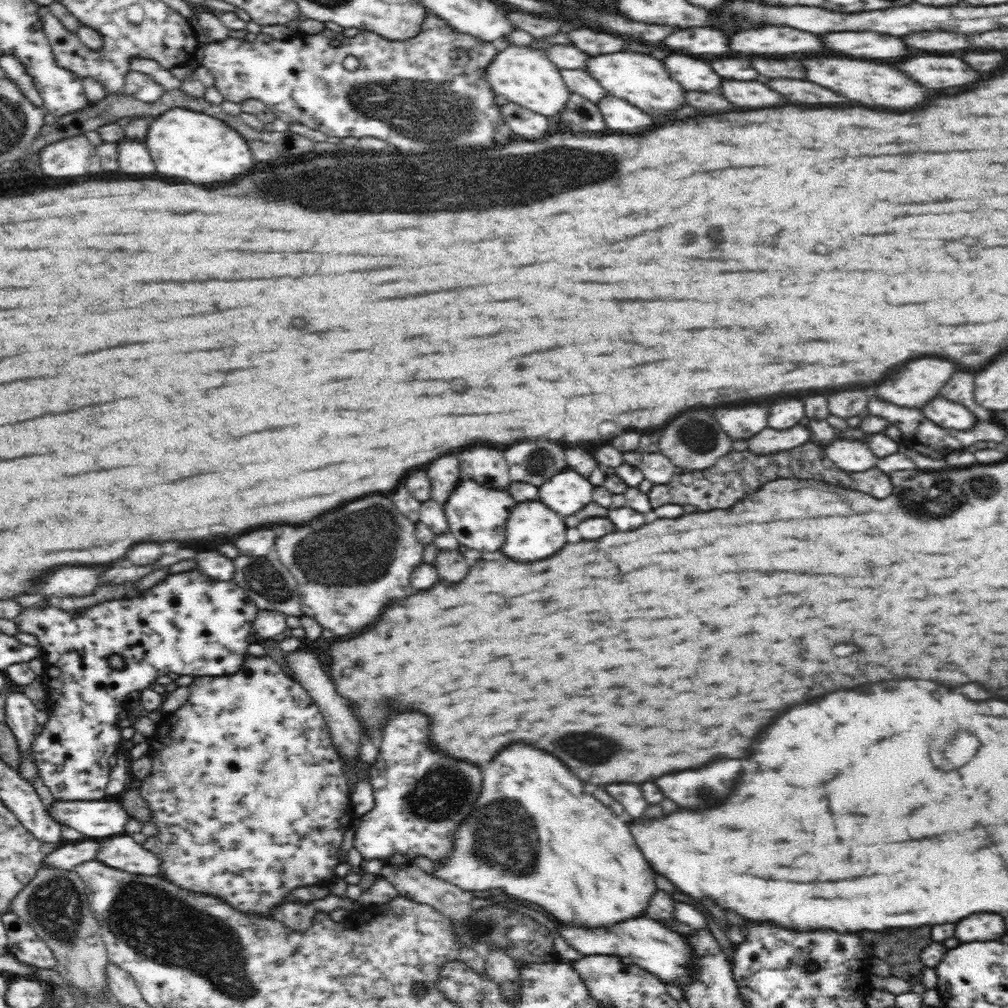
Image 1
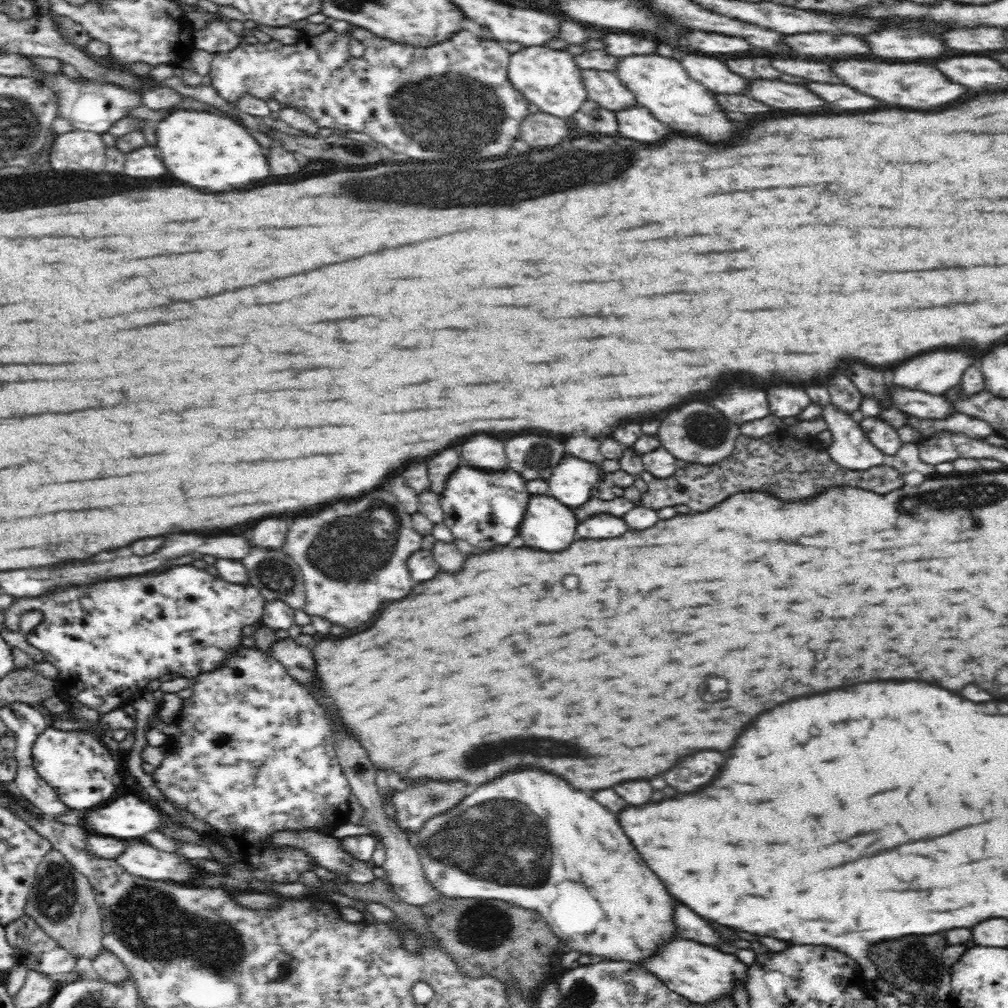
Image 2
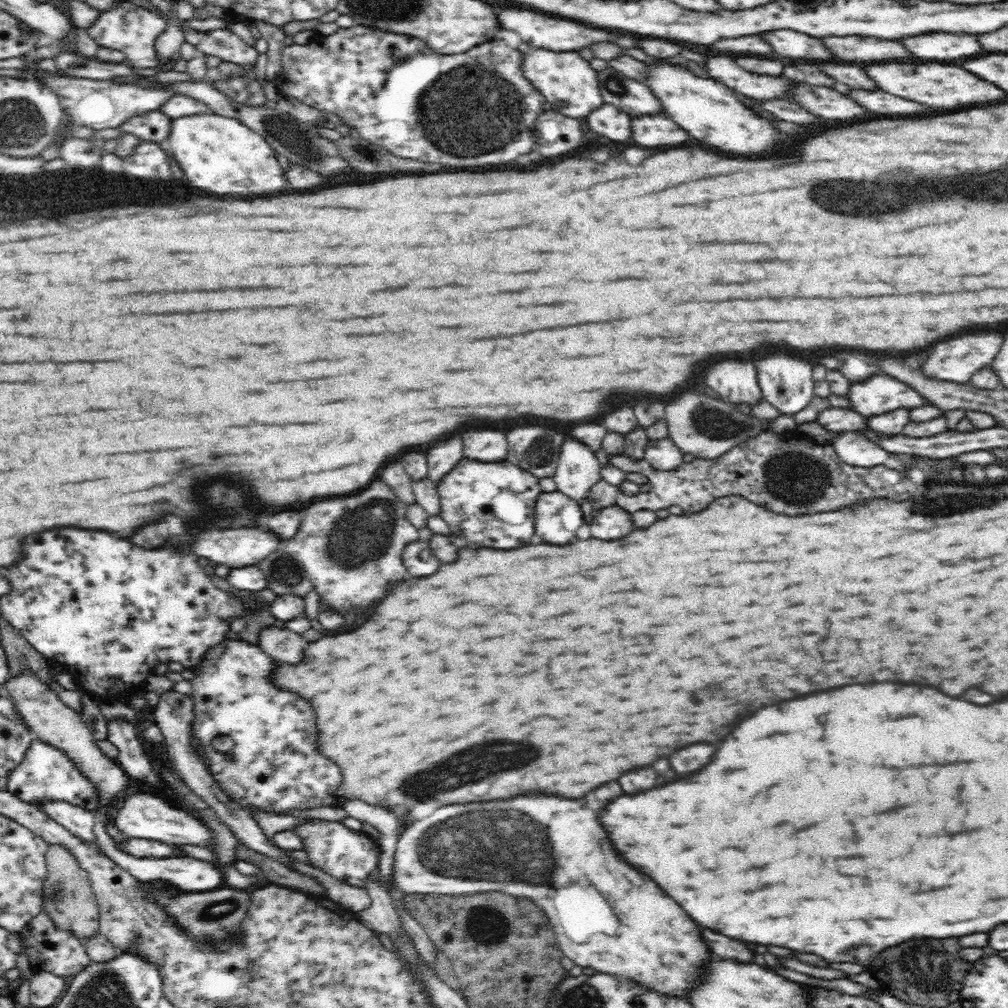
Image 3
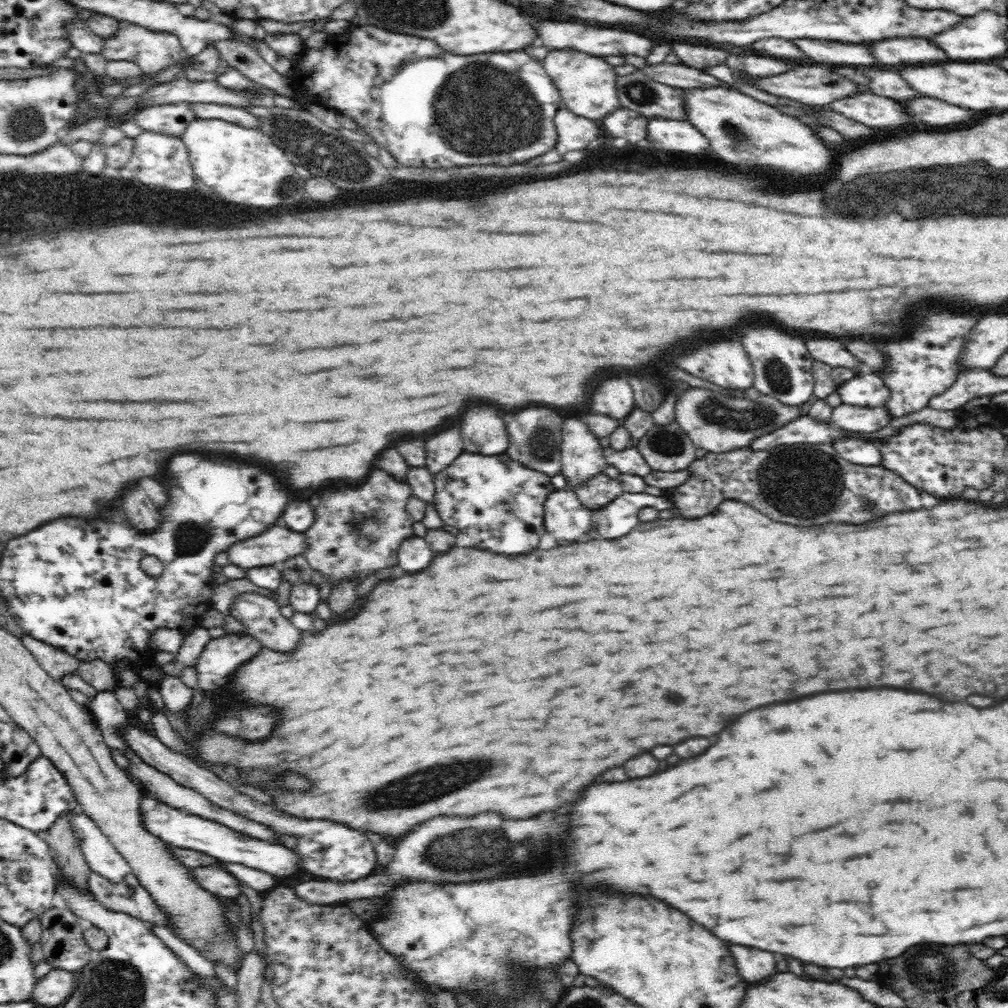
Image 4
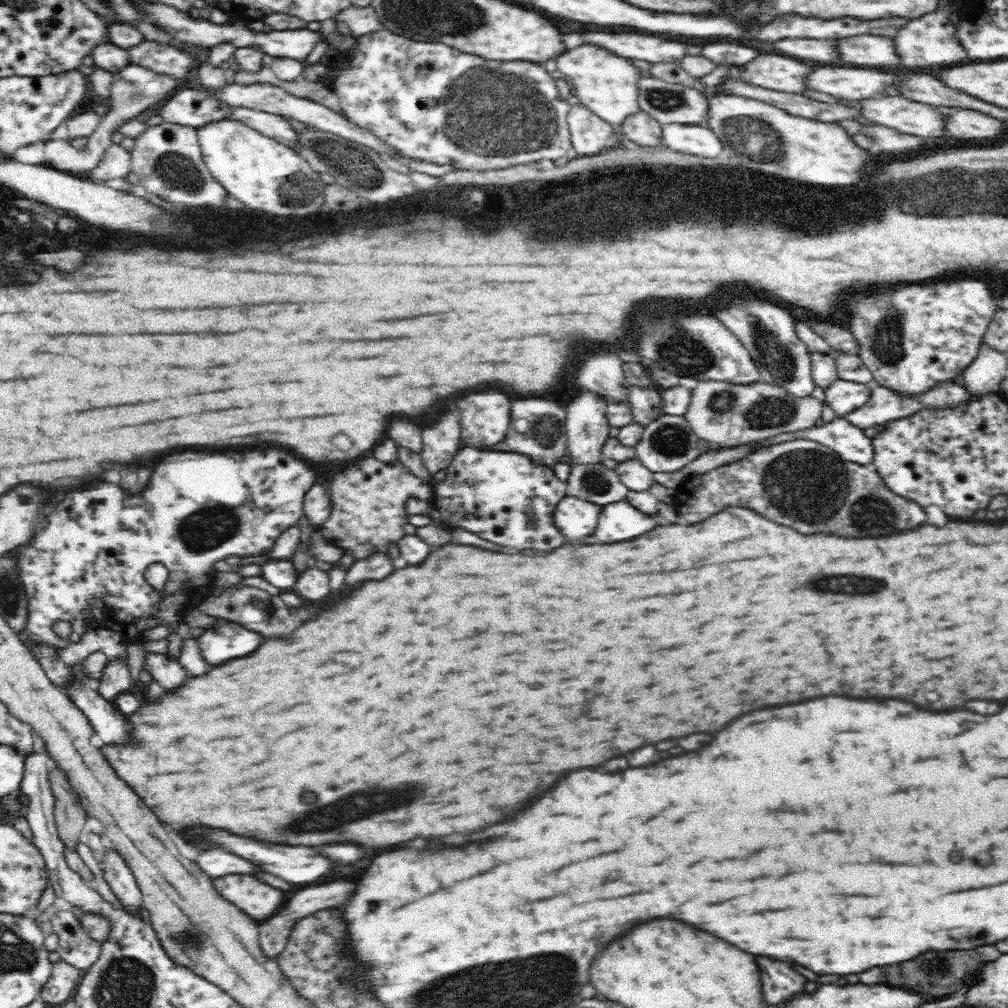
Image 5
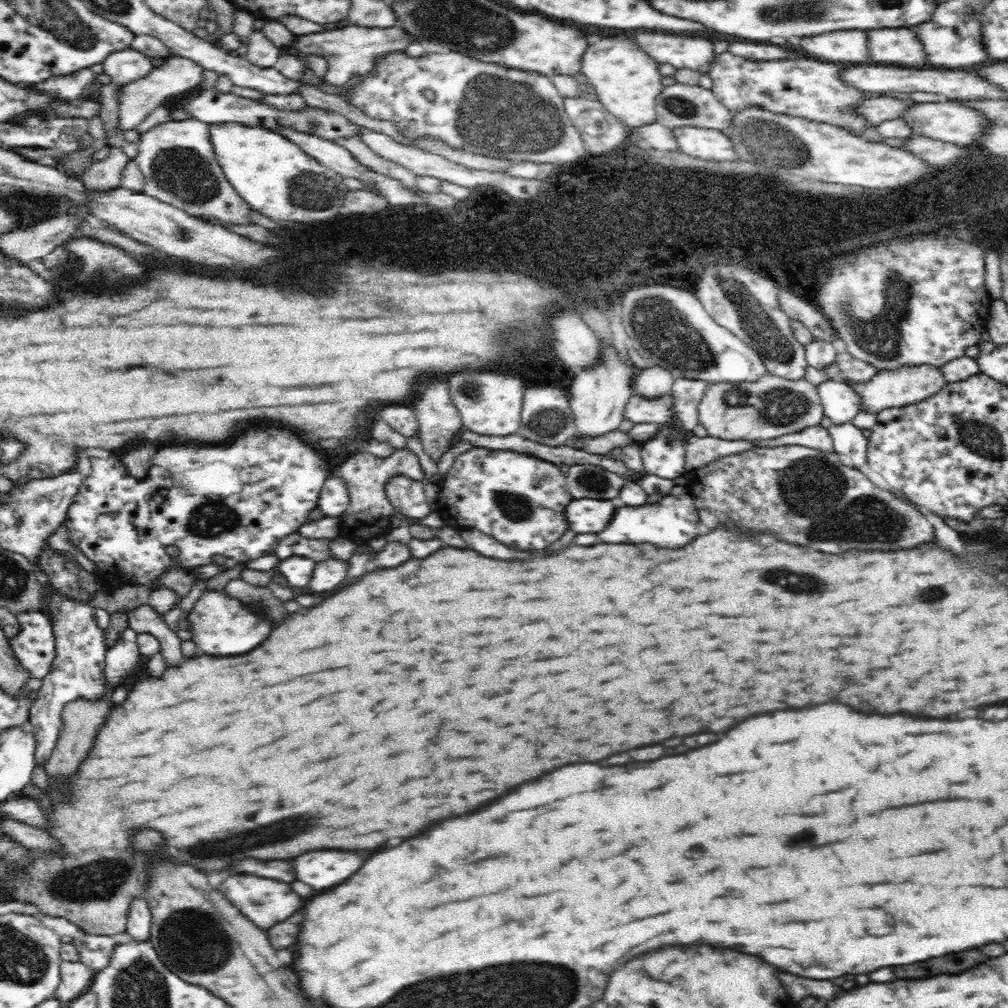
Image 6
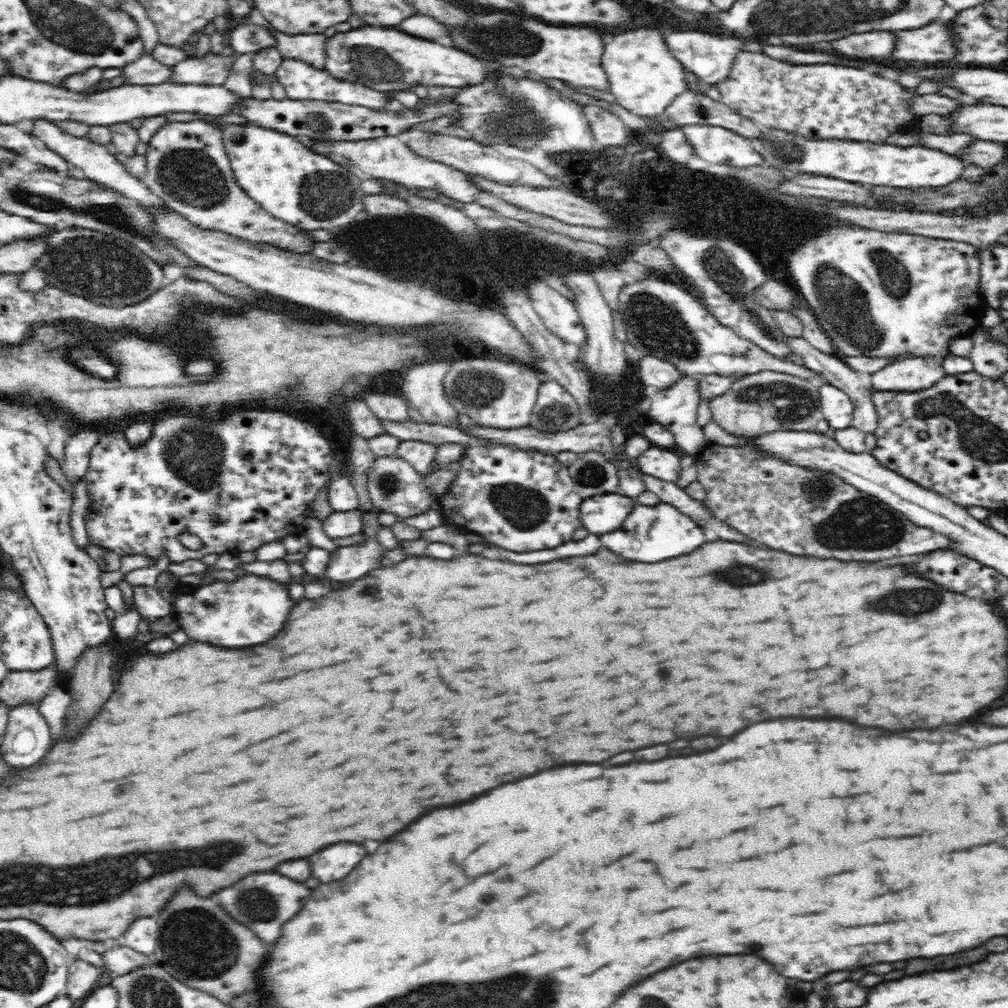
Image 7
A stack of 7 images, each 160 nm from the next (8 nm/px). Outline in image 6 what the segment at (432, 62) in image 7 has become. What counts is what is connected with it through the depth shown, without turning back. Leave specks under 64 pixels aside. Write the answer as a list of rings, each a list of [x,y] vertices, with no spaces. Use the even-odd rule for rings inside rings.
[[[348,25],[333,30],[322,30],[317,33],[295,35],[293,41],[279,48],[280,55],[294,57],[322,56],[328,62],[324,82],[334,88],[343,87],[354,77],[364,78],[372,70],[373,62],[381,54],[392,51],[405,51],[408,44],[415,39],[399,27],[364,28],[363,26]]]

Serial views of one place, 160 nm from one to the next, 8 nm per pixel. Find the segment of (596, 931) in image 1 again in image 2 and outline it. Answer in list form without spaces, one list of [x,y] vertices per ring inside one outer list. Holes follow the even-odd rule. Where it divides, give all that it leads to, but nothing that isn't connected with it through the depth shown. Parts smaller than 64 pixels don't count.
[[[678,936],[660,942],[652,954],[645,955],[636,963],[659,978],[670,990],[694,1004],[702,1005],[722,994],[732,994],[734,982],[743,982],[747,967],[735,954],[724,953],[714,946]]]

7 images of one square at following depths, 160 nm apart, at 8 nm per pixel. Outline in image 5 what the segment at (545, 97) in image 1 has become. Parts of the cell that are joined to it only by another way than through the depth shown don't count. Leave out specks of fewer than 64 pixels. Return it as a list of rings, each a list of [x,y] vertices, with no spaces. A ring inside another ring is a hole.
[[[586,44],[577,48],[566,48],[564,54],[560,54],[555,60],[558,75],[568,76],[572,80],[578,102],[600,121],[617,127],[629,114],[639,111],[636,82],[642,74],[630,59],[614,56],[597,46]]]

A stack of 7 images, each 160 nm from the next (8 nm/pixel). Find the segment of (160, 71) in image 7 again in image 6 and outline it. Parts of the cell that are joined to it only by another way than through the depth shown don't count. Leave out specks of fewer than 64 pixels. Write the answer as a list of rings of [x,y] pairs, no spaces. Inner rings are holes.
[[[131,47],[106,56],[101,64],[104,73],[108,74],[112,78],[112,83],[117,86],[130,84],[154,70],[150,58]]]

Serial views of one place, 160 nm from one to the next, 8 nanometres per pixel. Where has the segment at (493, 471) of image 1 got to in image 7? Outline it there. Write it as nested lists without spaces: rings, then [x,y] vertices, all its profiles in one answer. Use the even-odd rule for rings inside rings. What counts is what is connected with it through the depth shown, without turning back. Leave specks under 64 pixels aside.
[[[496,355],[464,359],[464,362],[452,364],[444,378],[444,390],[450,404],[460,414],[471,418],[477,428],[516,430],[528,427],[540,383],[536,373],[530,371],[527,365],[520,366]]]

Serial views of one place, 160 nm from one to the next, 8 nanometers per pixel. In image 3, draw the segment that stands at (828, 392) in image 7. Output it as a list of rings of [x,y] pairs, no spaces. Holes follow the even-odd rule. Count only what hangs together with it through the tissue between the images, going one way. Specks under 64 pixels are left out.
[[[888,374],[872,376],[864,384],[854,384],[850,388],[848,400],[851,406],[862,416],[880,416],[894,410],[912,410],[928,406],[929,400],[914,387],[900,380],[890,378]]]

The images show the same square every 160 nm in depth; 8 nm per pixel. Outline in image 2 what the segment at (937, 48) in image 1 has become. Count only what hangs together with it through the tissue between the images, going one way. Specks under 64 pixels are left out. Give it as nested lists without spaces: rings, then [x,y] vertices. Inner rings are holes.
[[[958,28],[940,34],[940,40],[950,50],[984,52],[1004,48],[1000,28]]]

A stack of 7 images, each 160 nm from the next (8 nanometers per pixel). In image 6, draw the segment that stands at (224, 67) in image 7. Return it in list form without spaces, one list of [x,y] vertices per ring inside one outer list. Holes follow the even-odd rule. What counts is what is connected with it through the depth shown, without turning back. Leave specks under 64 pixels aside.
[[[170,56],[167,62],[159,68],[150,70],[147,75],[141,76],[138,80],[118,86],[118,124],[117,130],[132,130],[140,125],[158,106],[166,105],[166,100],[179,97],[180,95],[192,93],[200,88],[202,82],[201,68],[193,60],[182,56]]]

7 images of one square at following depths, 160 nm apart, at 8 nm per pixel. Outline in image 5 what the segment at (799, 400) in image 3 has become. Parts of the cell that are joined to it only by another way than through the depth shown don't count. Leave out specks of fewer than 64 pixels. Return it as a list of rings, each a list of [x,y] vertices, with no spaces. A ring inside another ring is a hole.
[[[758,298],[748,300],[724,300],[716,310],[718,320],[734,333],[749,350],[760,375],[760,381],[783,388],[794,398],[806,398],[814,392],[811,377],[811,352],[806,343],[796,334],[792,316]]]

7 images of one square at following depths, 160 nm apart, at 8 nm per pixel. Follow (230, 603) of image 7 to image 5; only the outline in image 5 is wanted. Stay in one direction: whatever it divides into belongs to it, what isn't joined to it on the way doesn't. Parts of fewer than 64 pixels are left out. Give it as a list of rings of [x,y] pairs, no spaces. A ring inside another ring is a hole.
[[[218,619],[202,633],[197,642],[206,664],[220,666],[228,660],[252,654],[262,644],[262,638],[244,630],[239,624]]]

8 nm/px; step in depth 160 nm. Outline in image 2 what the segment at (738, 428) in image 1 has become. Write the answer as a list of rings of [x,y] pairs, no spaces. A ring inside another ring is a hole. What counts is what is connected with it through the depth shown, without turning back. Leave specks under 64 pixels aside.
[[[744,384],[728,388],[720,396],[716,396],[712,400],[712,406],[722,412],[728,422],[740,427],[746,422],[760,420],[770,414],[766,394]]]

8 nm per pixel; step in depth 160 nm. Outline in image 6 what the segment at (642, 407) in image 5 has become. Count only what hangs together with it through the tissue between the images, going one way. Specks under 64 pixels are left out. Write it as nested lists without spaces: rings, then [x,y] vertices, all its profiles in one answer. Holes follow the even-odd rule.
[[[659,366],[639,369],[633,378],[633,394],[658,401],[658,398],[669,394],[673,380],[671,374]]]

